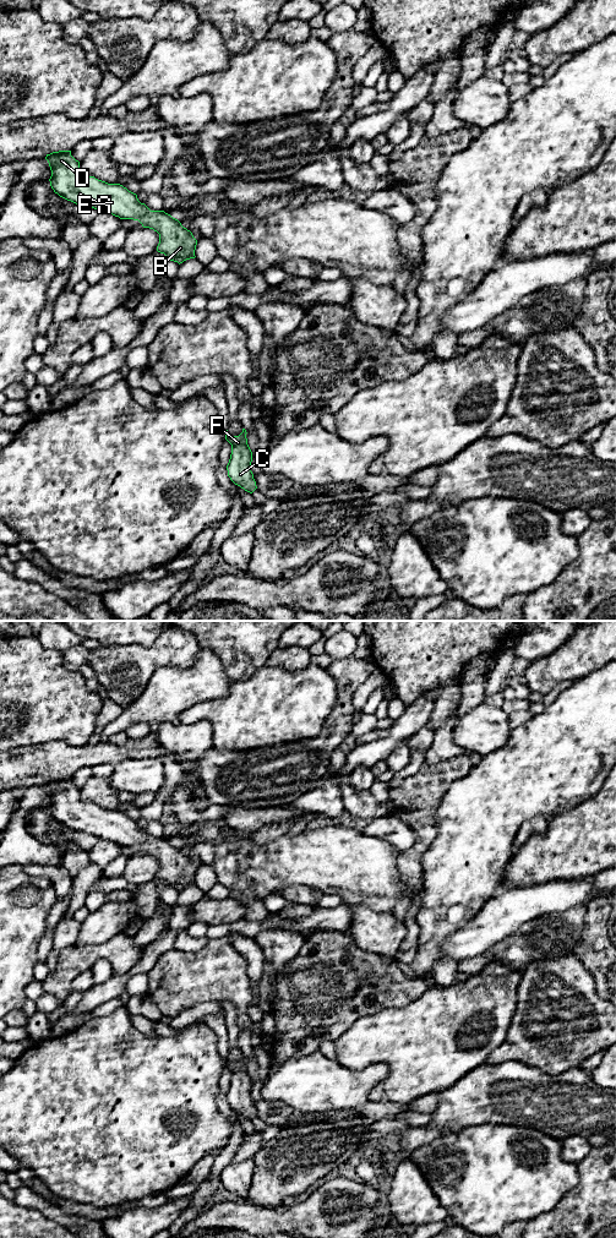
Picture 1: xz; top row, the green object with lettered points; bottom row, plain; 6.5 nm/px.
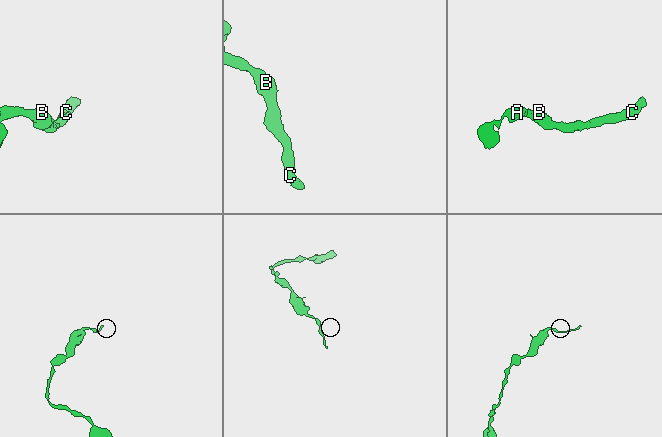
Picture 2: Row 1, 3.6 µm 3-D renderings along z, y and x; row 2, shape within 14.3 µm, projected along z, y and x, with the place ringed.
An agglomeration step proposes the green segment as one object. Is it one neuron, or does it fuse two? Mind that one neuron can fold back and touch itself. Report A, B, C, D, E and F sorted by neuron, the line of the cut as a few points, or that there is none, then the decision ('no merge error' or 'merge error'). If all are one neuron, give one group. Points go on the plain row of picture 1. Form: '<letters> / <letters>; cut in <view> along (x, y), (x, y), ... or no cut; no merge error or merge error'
A B C D E F; no cut; no merge error

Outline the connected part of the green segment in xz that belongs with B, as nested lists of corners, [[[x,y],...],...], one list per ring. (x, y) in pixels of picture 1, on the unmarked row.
[[[59,778],[47,781],[51,803],[50,813],[60,824],[76,831],[85,831],[99,839],[113,841],[120,846],[138,847],[143,855],[153,856],[159,861],[157,878],[167,883],[167,888],[174,888],[179,891],[186,887],[195,885],[197,867],[192,860],[184,855],[181,850],[164,838],[151,838],[145,830],[141,830],[137,822],[129,818],[120,811],[108,811],[94,803],[85,802],[80,798],[80,789],[71,782],[71,778]]]

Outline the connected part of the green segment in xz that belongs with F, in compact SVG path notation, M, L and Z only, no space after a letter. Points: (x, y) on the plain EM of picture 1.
M242 1056L239 1063L230 1063L228 1057L224 1060L225 1067L231 1071L231 1081L227 1092L228 1103L235 1112L252 1120L257 1113L251 1098L252 1079L247 1071L247 1059Z

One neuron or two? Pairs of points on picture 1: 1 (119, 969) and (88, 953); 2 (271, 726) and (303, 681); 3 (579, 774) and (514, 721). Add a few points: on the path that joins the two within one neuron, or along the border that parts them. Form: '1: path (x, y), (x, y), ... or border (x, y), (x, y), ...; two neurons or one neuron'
1: path (114, 960), (107, 953), (97, 953); one neuron
2: path (276, 715), (299, 692); one neuron
3: border (533, 715), (512, 729); two neurons

